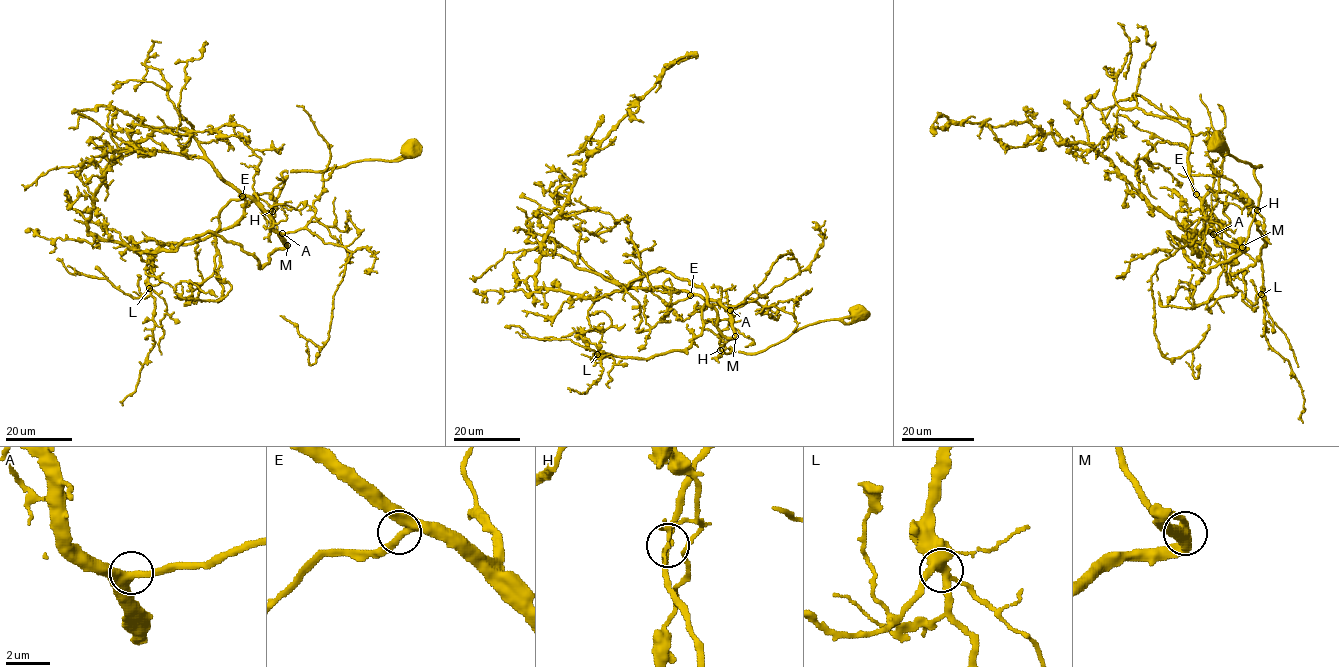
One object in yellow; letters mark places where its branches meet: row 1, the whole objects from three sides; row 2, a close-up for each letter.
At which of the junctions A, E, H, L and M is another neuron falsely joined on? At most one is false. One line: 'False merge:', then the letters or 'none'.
False merge: none

